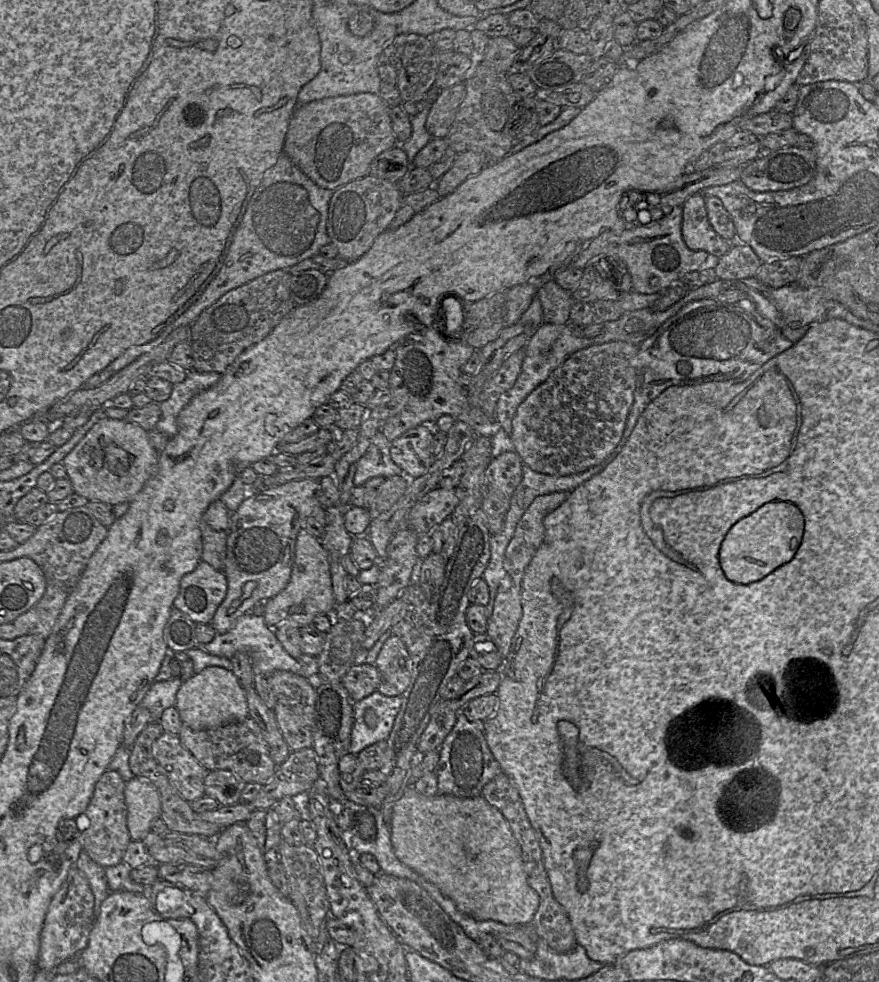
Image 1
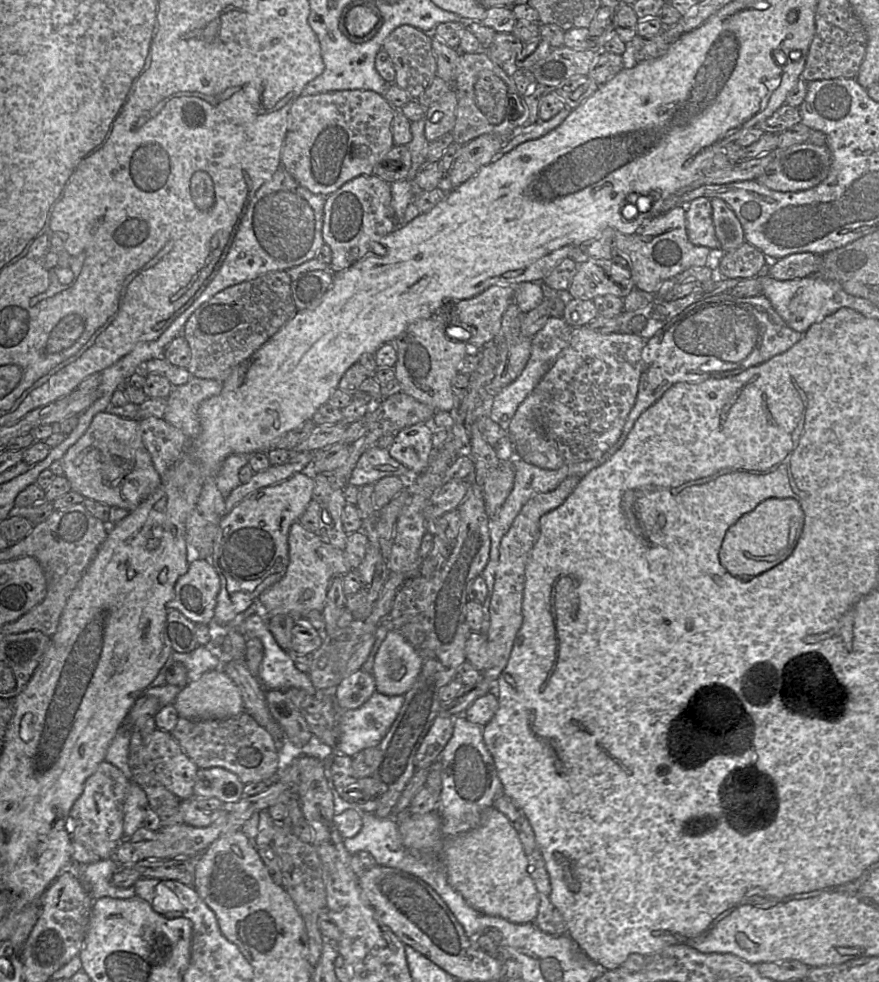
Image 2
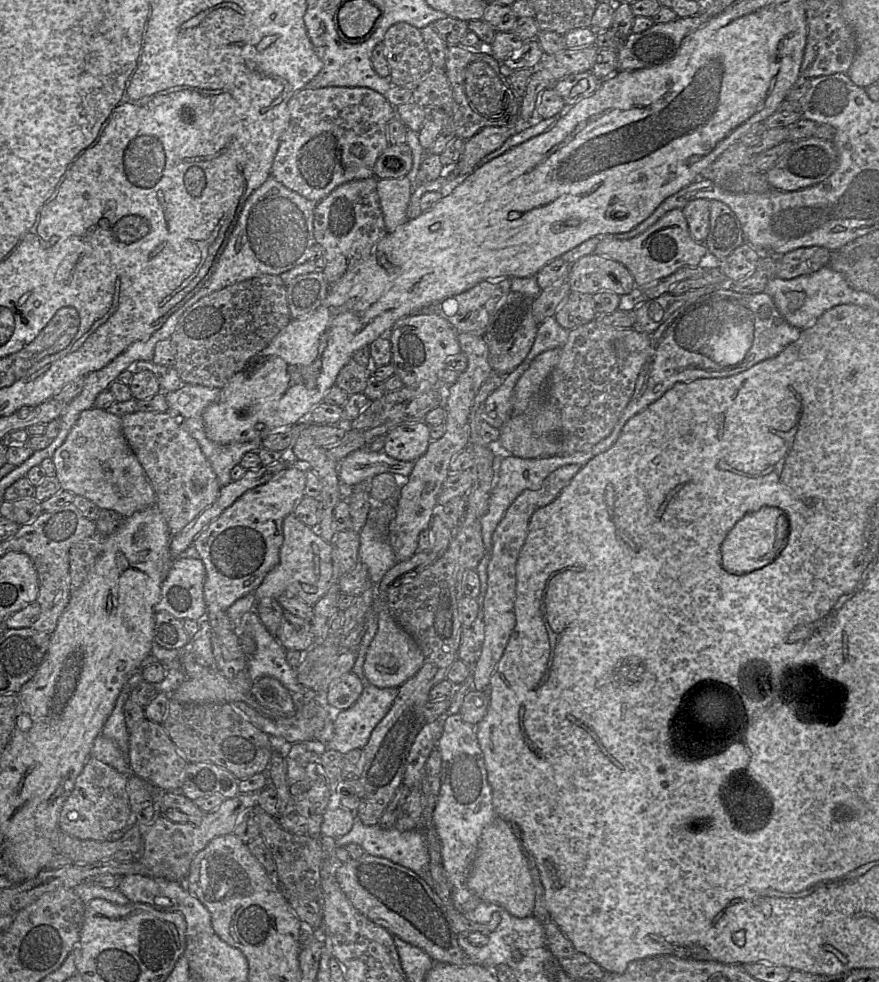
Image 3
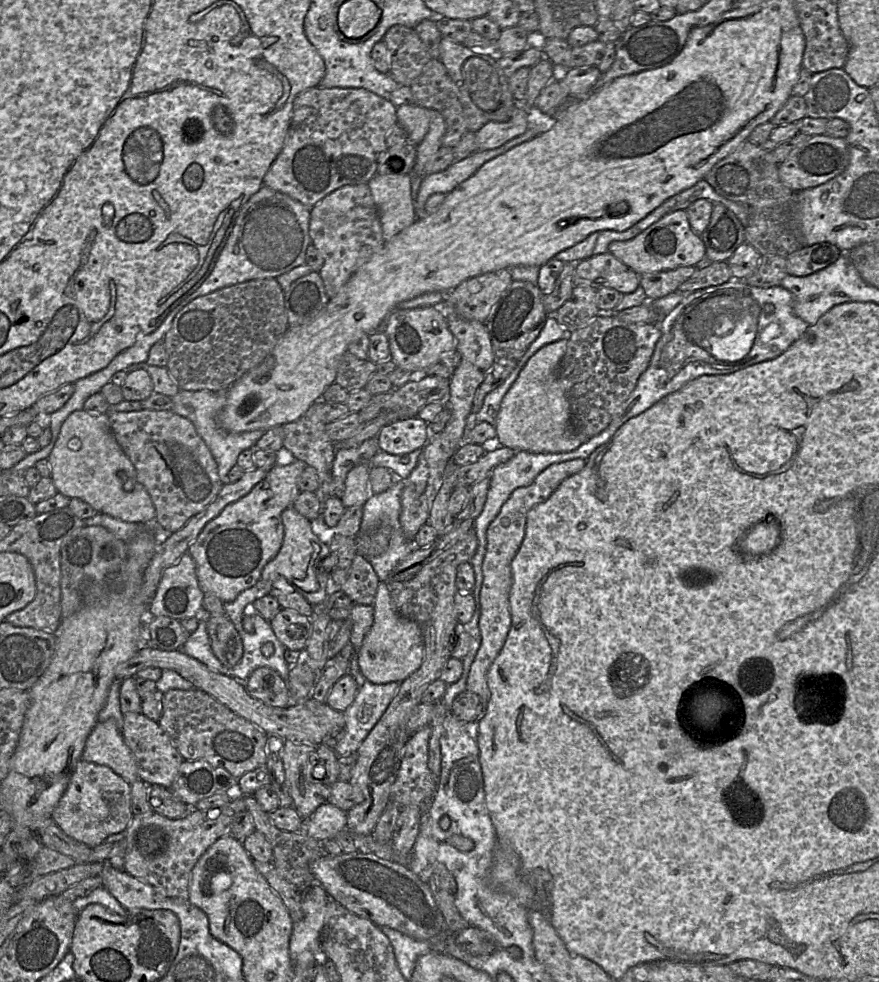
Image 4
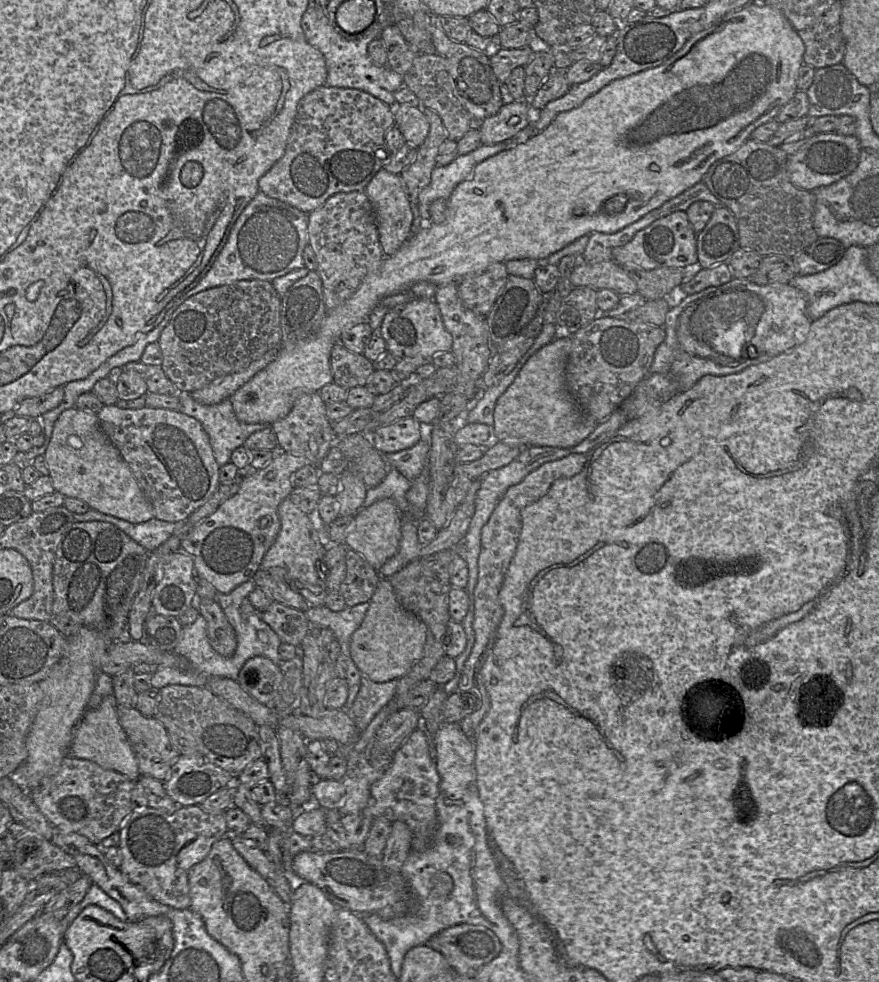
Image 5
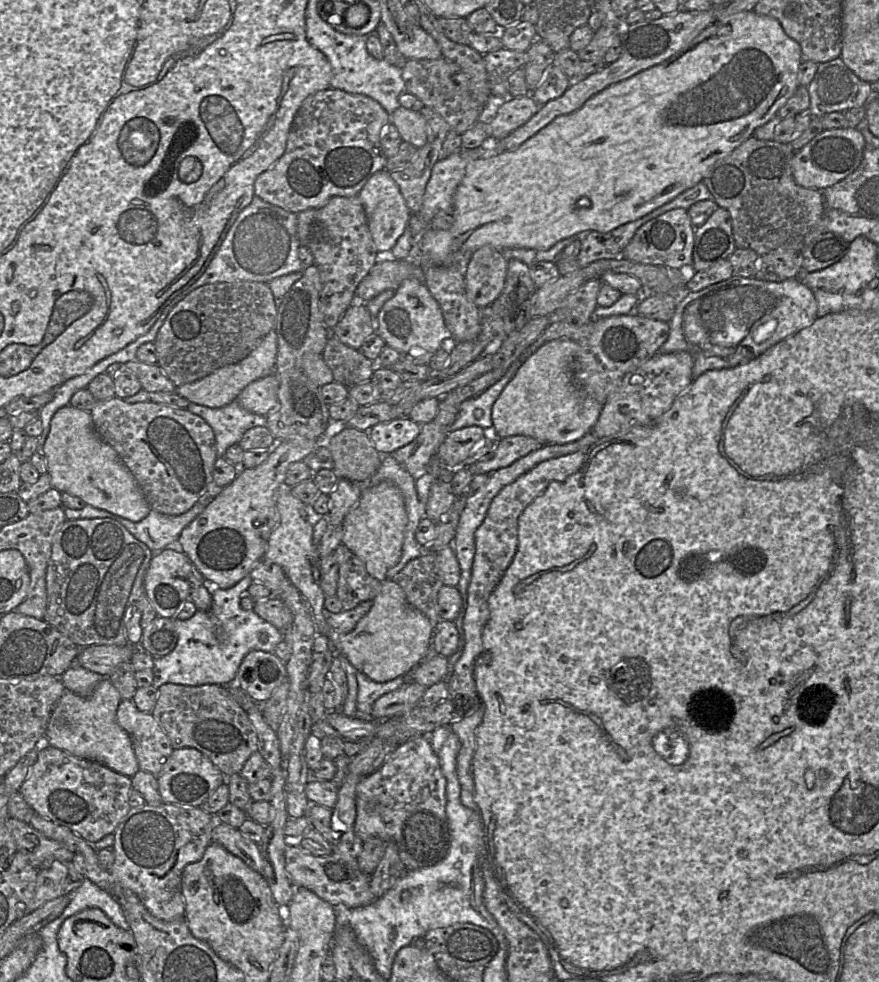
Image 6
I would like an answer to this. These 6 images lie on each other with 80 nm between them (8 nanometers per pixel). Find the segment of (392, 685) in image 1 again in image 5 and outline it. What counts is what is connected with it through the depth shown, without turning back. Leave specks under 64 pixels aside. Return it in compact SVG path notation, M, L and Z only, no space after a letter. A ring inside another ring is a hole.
M380 578L360 627L352 634L350 655L362 675L375 683L399 680L423 657L427 627L399 603L390 581Z

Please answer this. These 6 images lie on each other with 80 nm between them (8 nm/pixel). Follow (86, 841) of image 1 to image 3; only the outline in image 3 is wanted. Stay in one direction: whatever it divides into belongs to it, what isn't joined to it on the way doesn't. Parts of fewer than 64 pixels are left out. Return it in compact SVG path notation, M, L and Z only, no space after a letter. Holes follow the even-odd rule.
M89 758L85 763L83 770L78 775L75 781L75 786L67 798L60 811L58 827L59 829L72 837L80 840L108 840L114 832L121 831L124 828L128 830L133 825L138 825L133 822L132 812L129 805L127 793L127 776L120 774L113 767L97 760Z

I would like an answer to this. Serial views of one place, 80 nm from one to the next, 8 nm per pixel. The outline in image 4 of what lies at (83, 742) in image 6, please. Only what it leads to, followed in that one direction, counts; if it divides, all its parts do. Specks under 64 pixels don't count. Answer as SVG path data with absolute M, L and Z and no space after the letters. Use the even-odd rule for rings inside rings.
M113 719L96 723L86 740L82 760L108 766L130 784L139 779L135 757Z

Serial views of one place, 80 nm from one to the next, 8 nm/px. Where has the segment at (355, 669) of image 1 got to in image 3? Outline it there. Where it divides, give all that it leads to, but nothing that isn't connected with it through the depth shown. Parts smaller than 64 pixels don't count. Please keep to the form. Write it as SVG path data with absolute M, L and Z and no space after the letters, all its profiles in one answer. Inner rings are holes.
M350 671L333 681L326 691L326 701L335 711L346 710L356 703L367 683Z

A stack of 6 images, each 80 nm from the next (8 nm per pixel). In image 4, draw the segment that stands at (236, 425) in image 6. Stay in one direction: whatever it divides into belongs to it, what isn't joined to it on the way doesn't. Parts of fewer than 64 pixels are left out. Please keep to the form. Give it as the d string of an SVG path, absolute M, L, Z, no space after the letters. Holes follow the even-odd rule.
M180 390L172 397L172 401L172 411L189 419L194 424L197 433L210 449L218 465L218 473L223 484L228 483L227 475L231 468L237 464L239 454L246 449L254 448L257 441L268 430L258 429L250 432L234 433L228 432L219 427L217 423L217 415L227 403L227 391L213 392L210 390Z

